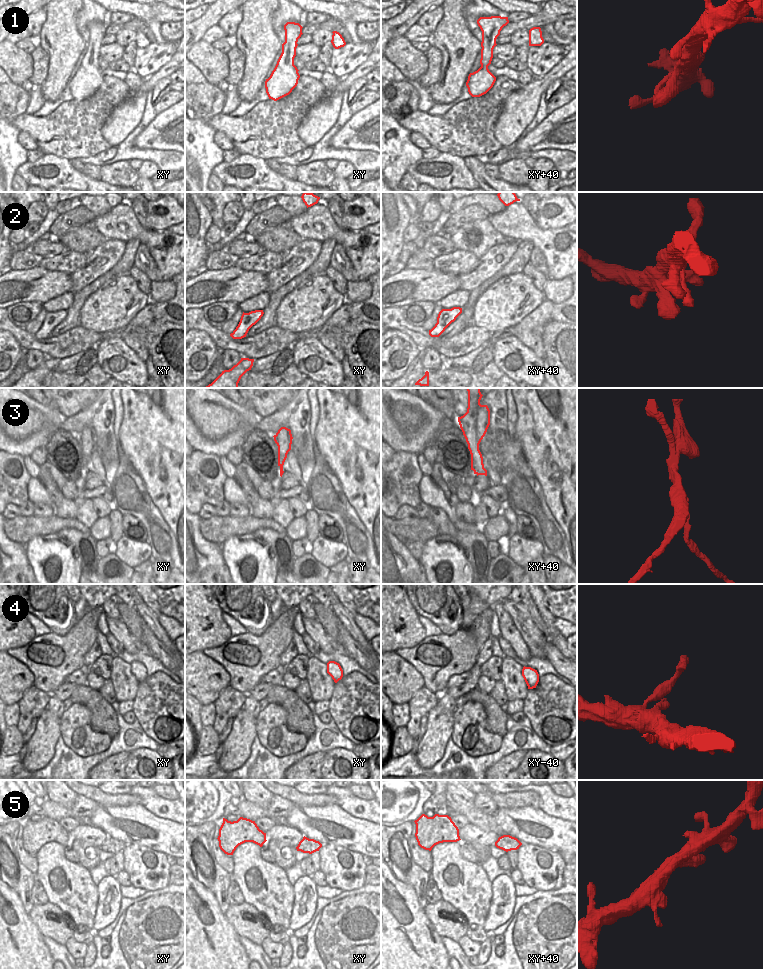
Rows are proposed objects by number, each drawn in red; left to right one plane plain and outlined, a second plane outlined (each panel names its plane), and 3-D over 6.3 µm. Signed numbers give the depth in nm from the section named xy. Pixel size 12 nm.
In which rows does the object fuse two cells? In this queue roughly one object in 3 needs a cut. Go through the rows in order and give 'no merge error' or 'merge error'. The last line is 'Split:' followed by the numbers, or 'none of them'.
1: no merge error
2: no merge error
3: merge error
4: no merge error
5: no merge error
Split: 3

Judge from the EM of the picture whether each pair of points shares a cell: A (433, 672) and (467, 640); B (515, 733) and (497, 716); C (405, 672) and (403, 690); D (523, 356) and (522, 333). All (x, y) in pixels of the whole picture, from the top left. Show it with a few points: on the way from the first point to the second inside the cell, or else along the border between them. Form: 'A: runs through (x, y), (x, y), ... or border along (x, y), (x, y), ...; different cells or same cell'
A: runs through (443, 668), (460, 650); same cell
B: border along (509, 716), (506, 722), (506, 733), (503, 736); different cells
C: runs through (403, 676), (403, 685); same cell
D: border along (513, 335), (535, 353); different cells

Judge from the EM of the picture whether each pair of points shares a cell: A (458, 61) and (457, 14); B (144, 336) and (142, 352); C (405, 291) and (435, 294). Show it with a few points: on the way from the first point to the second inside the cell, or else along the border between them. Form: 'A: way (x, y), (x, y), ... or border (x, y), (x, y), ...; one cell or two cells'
A: way (455, 49), (455, 26); one cell
B: border (124, 336), (130, 335), (135, 337), (149, 353); two cells
C: way (412, 291), (428, 291); one cell

